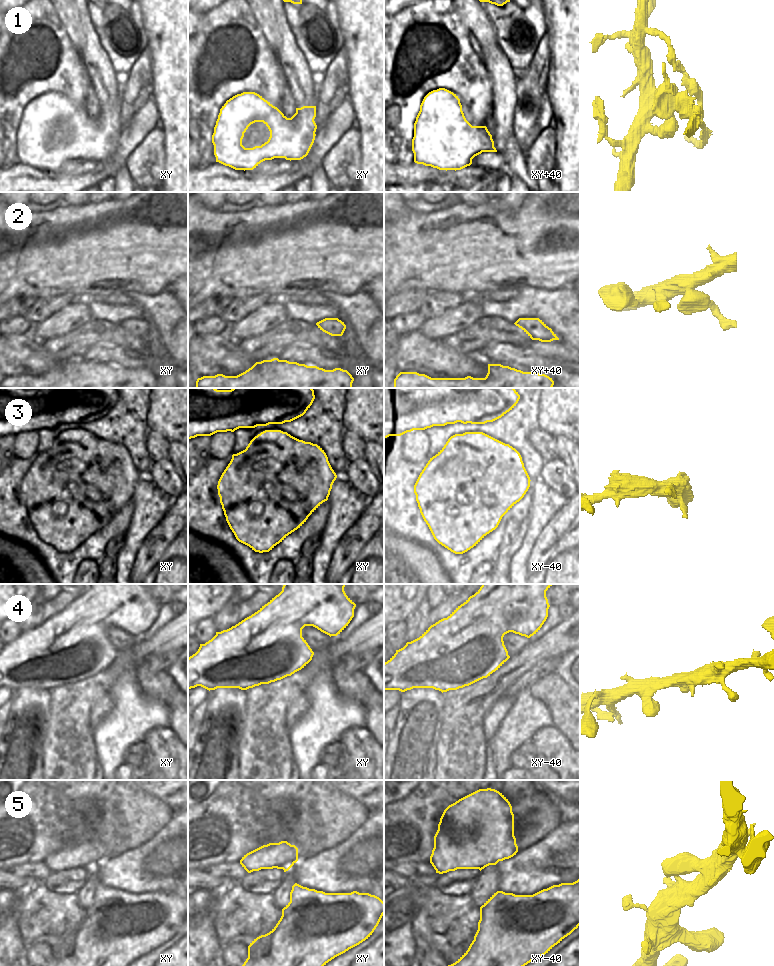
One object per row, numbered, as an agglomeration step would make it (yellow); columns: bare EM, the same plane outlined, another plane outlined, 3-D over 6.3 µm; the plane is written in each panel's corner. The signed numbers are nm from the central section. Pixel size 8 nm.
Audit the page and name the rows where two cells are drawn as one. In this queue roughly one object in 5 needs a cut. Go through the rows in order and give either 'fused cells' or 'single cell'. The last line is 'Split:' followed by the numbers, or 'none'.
1: fused cells
2: single cell
3: single cell
4: single cell
5: single cell
Split: 1

